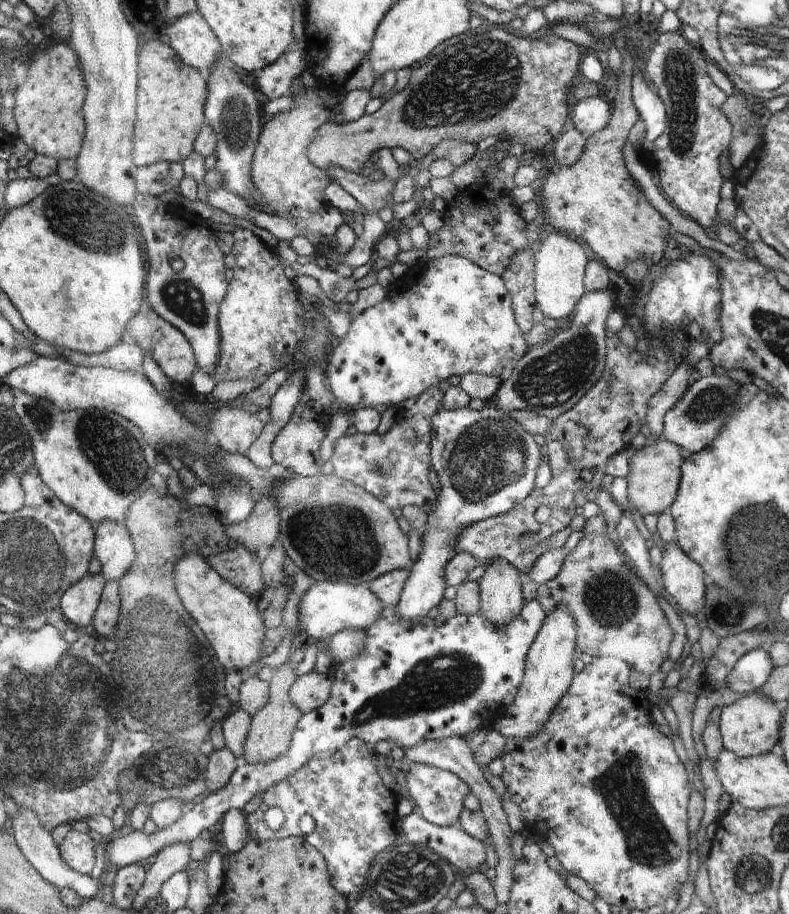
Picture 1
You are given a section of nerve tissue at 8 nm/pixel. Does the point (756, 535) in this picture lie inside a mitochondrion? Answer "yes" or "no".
yes

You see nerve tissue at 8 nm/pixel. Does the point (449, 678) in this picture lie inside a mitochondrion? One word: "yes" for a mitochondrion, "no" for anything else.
yes

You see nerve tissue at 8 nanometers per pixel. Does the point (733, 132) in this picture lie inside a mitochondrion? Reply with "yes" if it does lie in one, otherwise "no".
no

